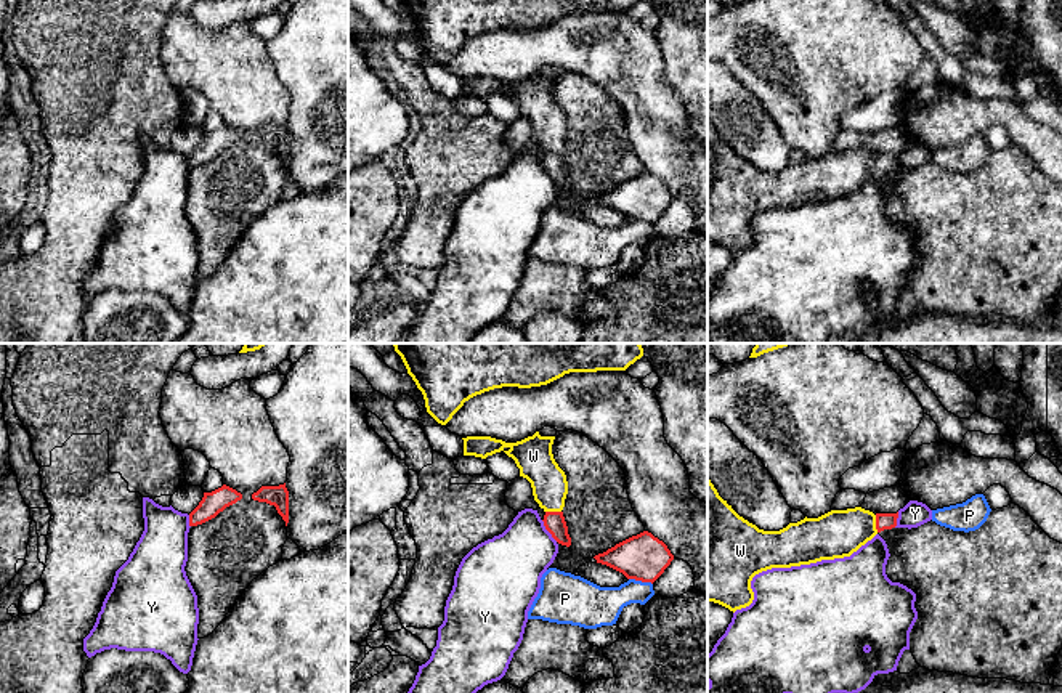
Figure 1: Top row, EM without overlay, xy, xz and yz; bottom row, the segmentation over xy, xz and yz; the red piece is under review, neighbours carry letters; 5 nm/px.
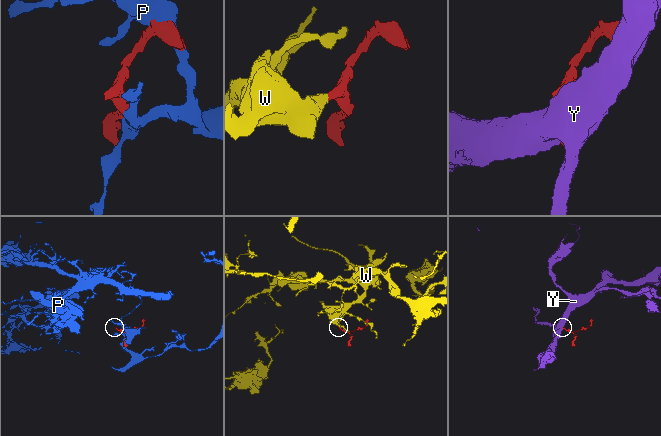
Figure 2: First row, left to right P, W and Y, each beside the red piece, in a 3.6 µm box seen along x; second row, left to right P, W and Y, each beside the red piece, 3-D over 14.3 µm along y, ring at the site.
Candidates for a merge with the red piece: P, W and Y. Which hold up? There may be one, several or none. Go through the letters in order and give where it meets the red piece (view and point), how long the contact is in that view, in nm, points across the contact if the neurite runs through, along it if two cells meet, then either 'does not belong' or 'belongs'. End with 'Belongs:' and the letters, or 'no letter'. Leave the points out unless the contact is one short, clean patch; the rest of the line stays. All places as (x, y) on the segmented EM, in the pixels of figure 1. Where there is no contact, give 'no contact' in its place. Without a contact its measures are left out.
P: meets red in xz at (640, 579); contact 120 nm long; does not belong
W: meets red in yz at (876, 523); contact 90 nm long; runs through yz (883, 520), (876, 523), (857, 525), (839, 533); belongs
Y: meets red in xz at (547, 530); contact 140 nm long; border along xz (541, 520), (557, 541); does not belong
Belongs: W

